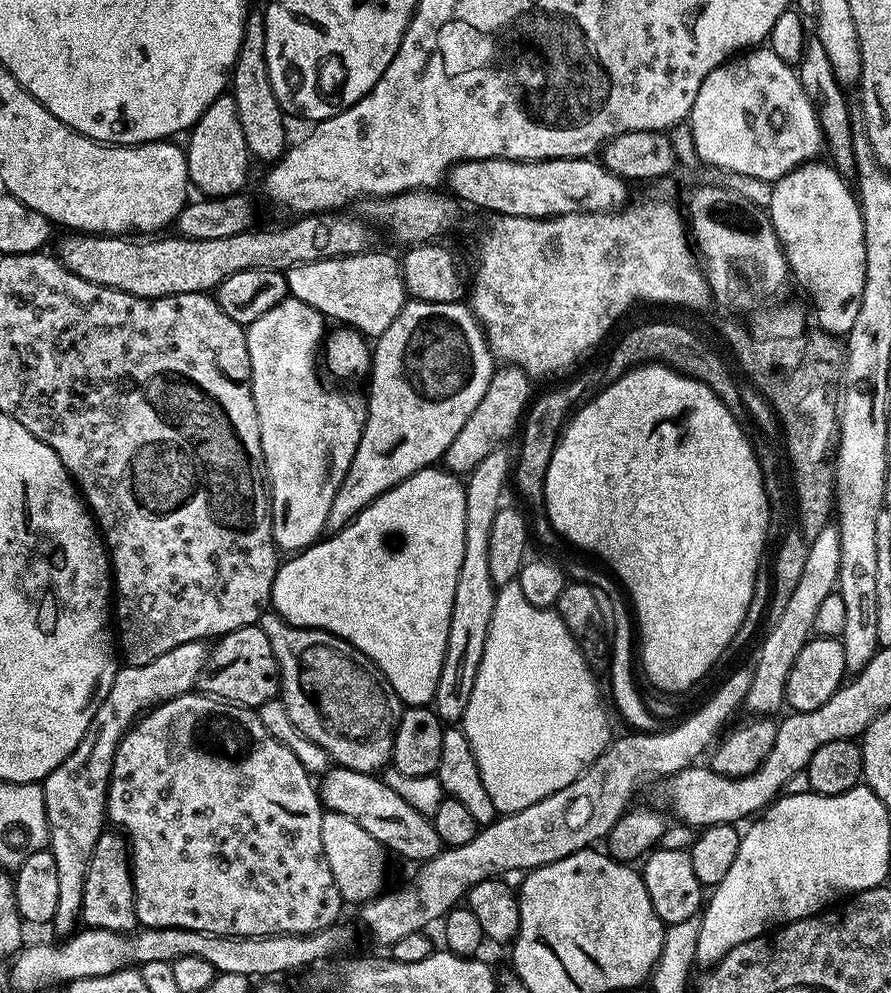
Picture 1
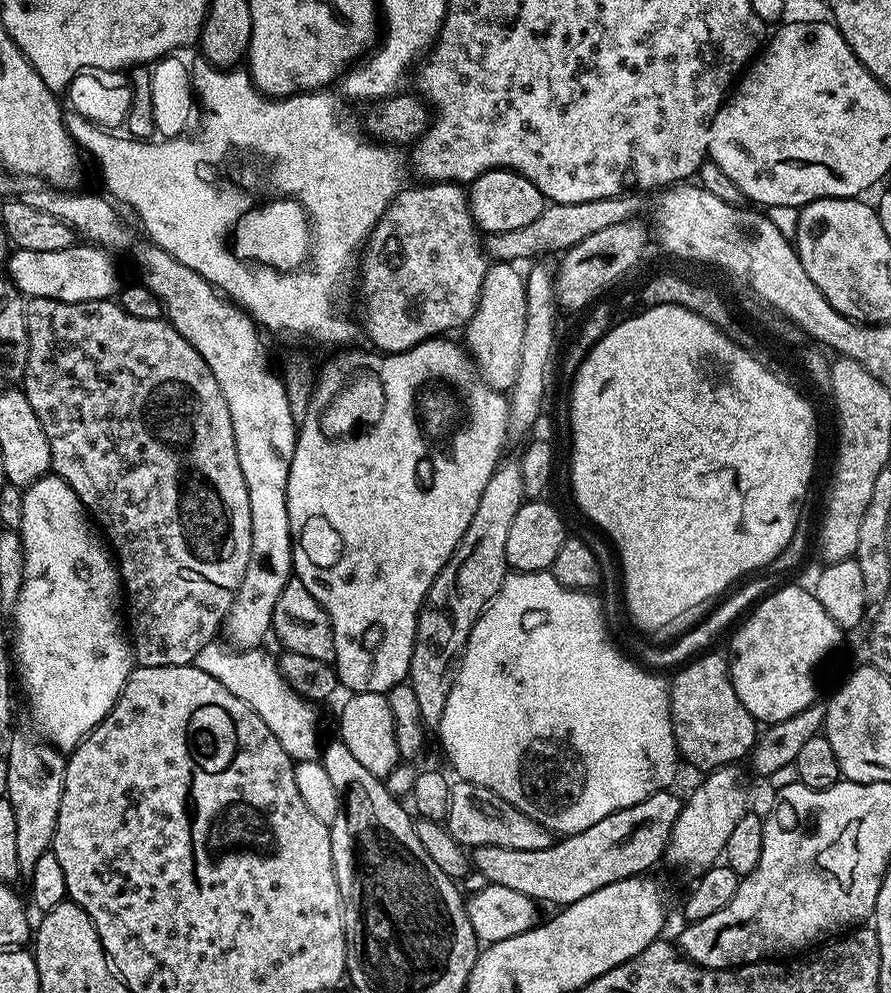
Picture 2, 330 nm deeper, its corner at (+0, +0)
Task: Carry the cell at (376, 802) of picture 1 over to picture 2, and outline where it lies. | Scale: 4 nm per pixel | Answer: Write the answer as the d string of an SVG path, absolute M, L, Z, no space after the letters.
M672 790L650 794L642 802L629 808L618 810L602 822L594 822L581 832L573 836L557 839L548 849L544 850L510 850L500 846L484 845L473 848L470 852L470 864L477 872L481 872L488 879L489 884L506 886L509 890L518 890L518 894L526 894L531 900L555 906L563 906L578 902L578 898L586 898L586 894L594 894L594 890L602 890L602 886L610 886L610 882L628 880L632 876L645 875L656 864L656 859L661 859L665 853L668 839L672 833L674 822L680 813L681 797L676 797Z

